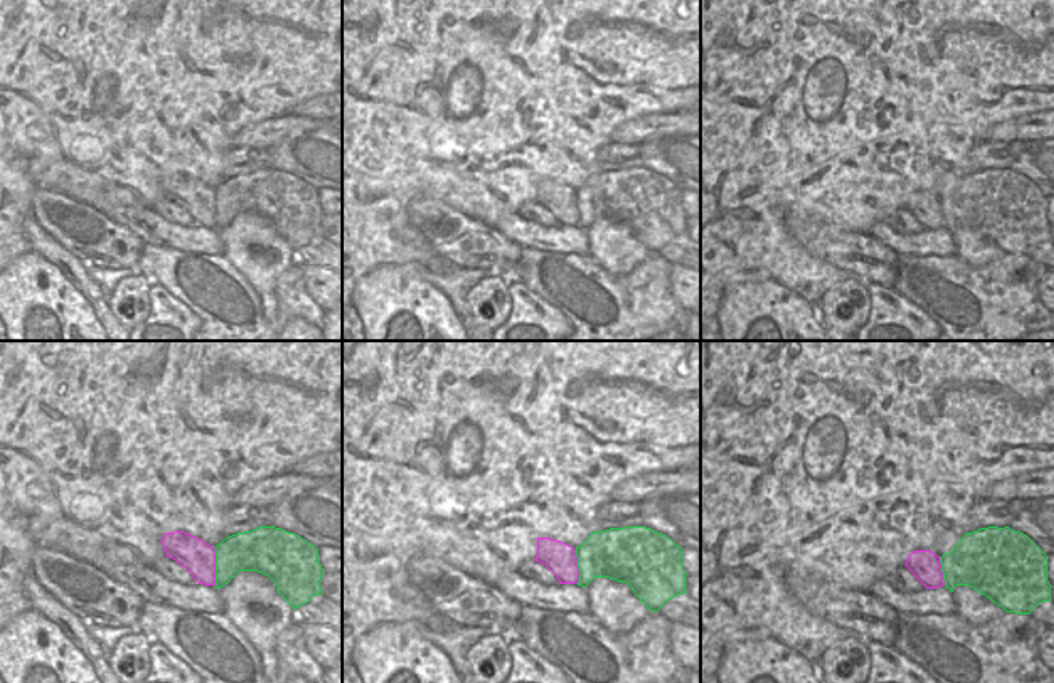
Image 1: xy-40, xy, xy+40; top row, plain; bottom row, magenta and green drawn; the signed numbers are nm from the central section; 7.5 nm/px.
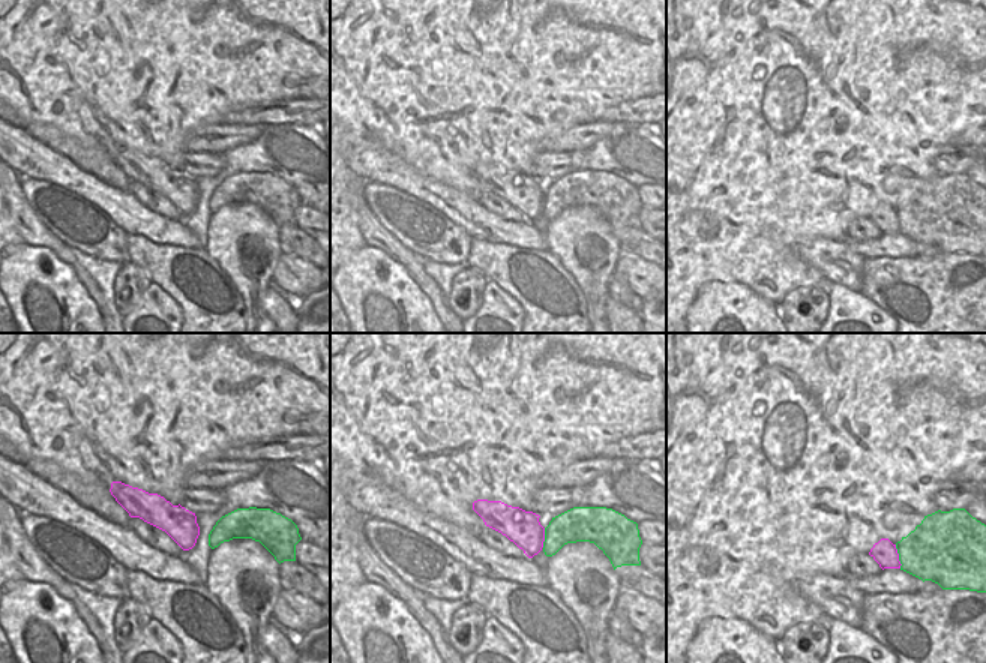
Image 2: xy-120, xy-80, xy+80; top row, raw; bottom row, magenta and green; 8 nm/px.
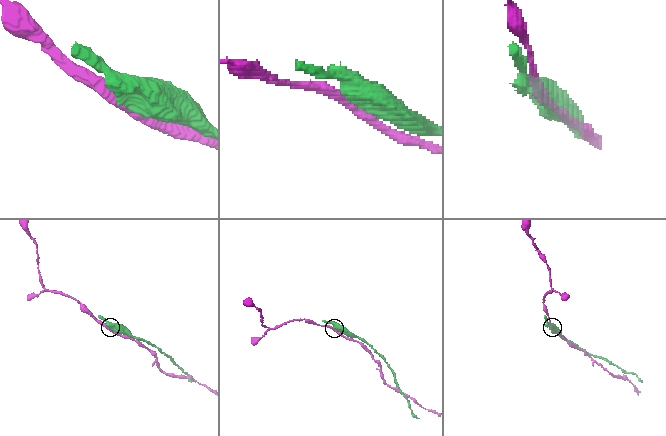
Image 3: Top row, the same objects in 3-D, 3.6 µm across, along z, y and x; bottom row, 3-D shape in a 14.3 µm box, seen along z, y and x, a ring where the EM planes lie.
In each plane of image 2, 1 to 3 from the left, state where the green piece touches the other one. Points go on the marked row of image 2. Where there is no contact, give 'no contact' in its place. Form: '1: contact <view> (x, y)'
1: no contact
2: contact xy-80 (544, 537)
3: contact xy+80 (898, 557)

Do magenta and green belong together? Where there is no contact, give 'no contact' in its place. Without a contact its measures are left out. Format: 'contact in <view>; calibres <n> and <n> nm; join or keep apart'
contact in xy-40; calibres 260 and 280 nm; keep apart

